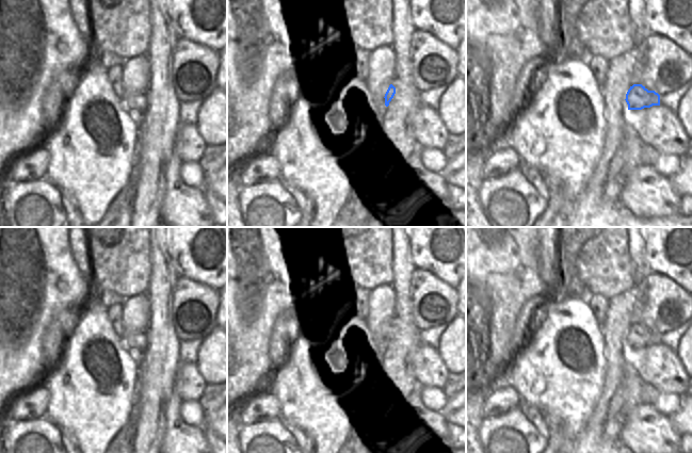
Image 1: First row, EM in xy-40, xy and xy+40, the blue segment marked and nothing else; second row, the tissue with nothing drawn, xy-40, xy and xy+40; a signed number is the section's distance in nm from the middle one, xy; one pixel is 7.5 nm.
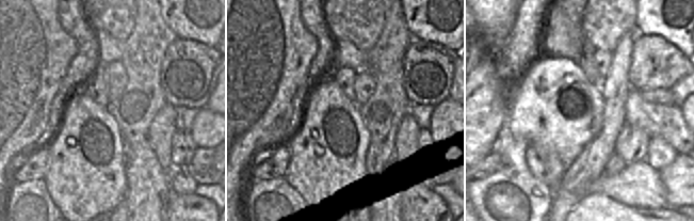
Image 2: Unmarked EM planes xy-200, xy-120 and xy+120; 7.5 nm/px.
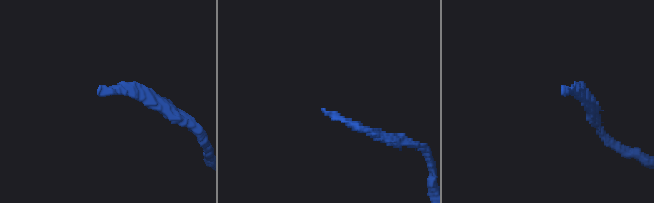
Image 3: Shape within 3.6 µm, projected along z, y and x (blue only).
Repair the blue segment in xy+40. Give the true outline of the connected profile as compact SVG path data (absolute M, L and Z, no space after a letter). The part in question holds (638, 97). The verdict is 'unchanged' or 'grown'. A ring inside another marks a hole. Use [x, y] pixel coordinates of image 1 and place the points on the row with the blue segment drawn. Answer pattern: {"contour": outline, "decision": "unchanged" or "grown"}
{"contour": "M634 49L609 61L602 91L614 93L626 101L628 110L642 110L660 106L660 95L634 83Z", "decision": "grown"}

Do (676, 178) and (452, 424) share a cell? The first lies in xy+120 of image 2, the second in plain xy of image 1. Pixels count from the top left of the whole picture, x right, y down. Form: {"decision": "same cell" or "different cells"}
{"decision": "same cell"}

